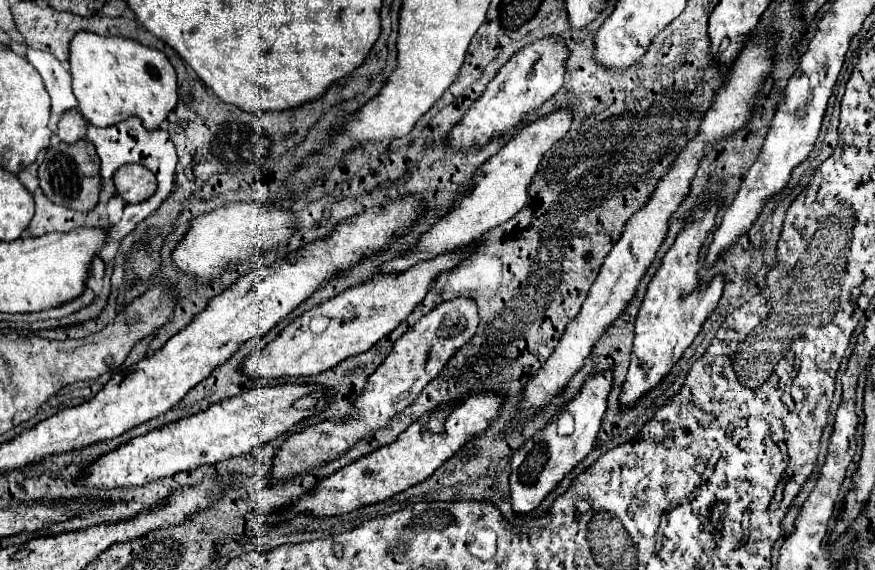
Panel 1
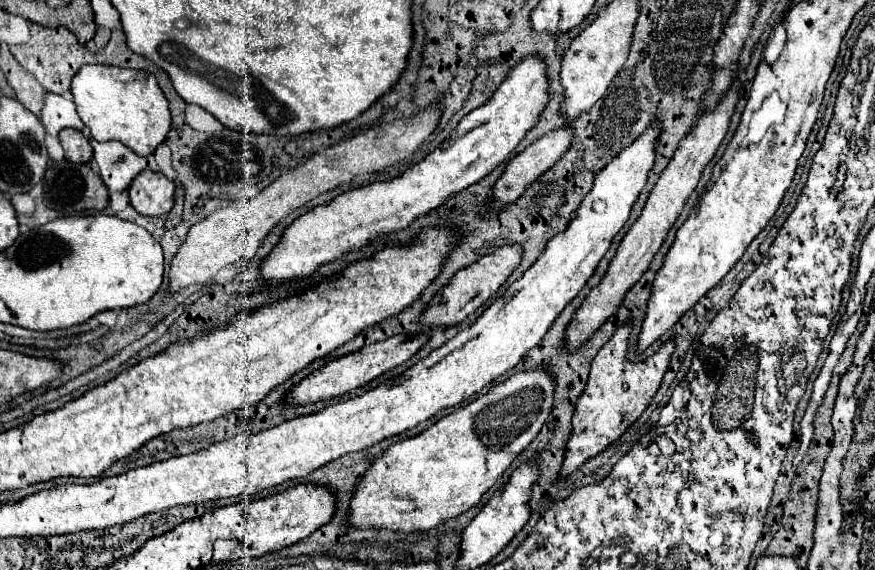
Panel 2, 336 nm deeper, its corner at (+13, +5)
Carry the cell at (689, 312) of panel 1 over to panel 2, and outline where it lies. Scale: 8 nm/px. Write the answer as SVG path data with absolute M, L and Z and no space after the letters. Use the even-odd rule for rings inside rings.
M621 325L615 335L601 347L597 357L593 359L591 373L587 379L587 385L583 393L577 399L575 413L573 413L573 429L571 437L567 441L565 459L561 465L561 475L567 477L575 473L585 461L599 455L603 449L613 445L647 409L653 395L659 389L659 383L669 367L669 359L673 355L675 343L673 339L667 341L655 355L651 355L643 363L629 363L627 361L627 337L629 337L629 325Z

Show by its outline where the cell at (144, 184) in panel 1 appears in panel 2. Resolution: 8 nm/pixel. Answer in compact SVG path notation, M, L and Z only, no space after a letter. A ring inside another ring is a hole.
M143 171L133 179L129 199L137 213L165 217L175 201L175 183L155 171Z

